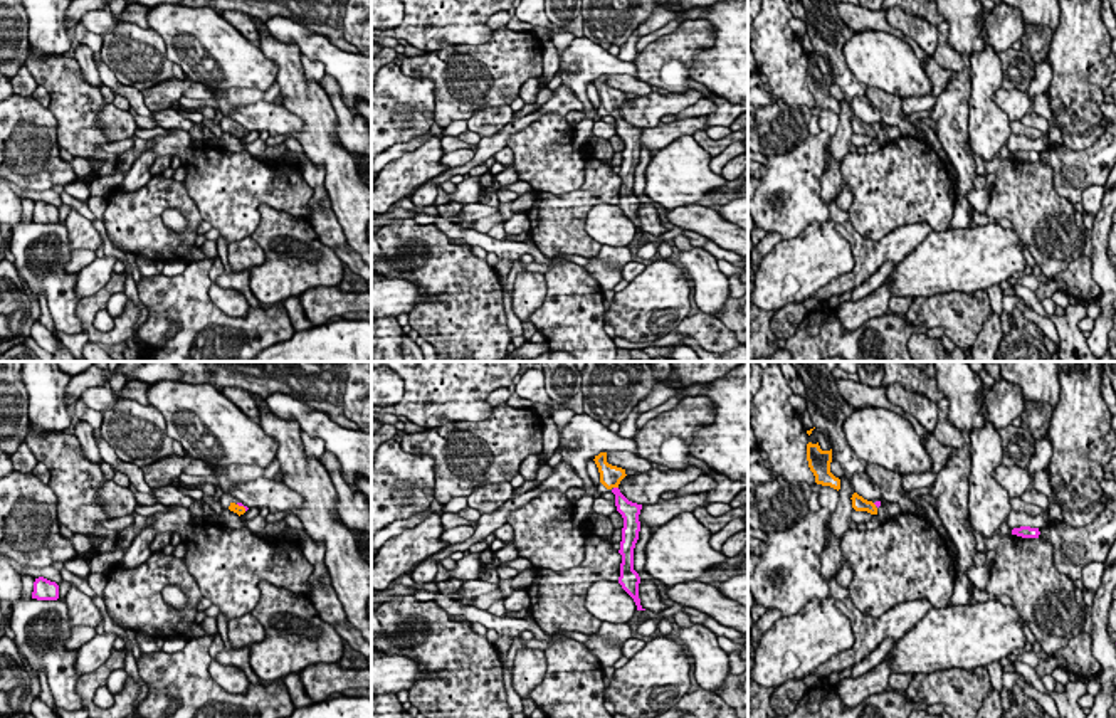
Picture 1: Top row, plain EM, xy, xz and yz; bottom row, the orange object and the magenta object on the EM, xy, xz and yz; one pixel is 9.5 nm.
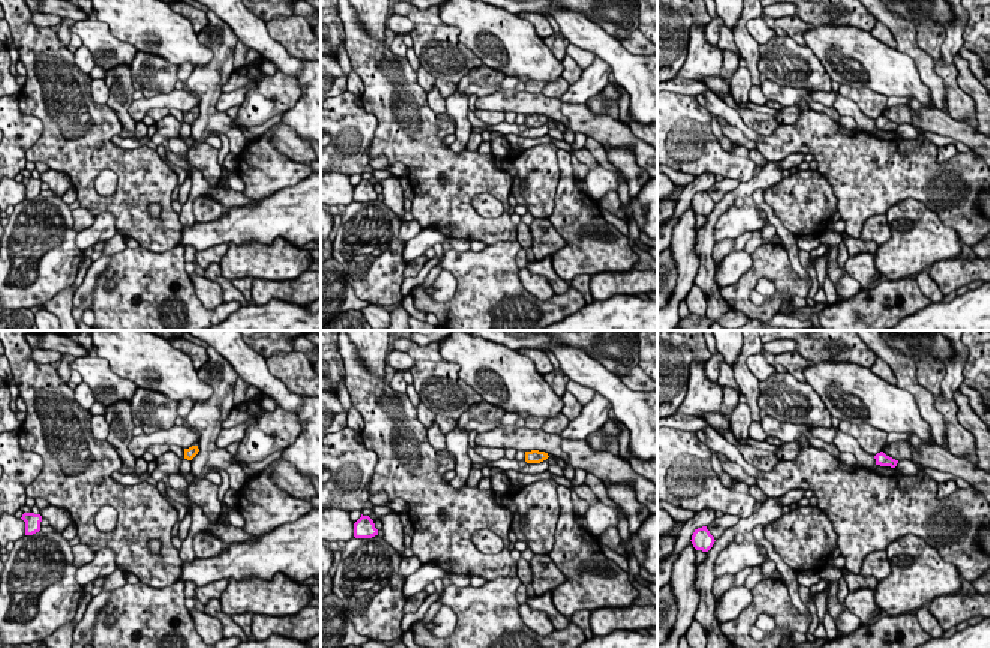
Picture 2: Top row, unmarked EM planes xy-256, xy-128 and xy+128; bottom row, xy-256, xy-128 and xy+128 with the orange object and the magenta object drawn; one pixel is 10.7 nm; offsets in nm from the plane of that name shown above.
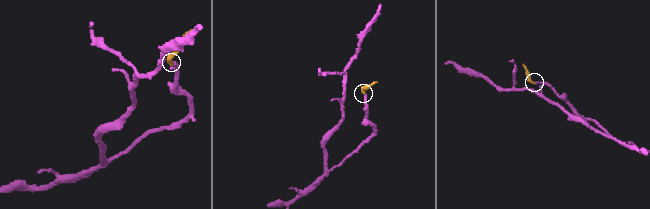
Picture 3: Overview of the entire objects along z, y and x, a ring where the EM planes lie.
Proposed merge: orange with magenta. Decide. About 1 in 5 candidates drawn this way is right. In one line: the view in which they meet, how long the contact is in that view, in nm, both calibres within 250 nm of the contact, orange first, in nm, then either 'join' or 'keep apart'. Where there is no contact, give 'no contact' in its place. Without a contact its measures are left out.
xz | 50 nm | 220/160 nm | join

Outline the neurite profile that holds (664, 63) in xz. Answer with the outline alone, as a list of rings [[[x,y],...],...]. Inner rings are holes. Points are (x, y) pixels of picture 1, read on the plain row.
[[[682,20],[674,32],[661,35],[637,54],[635,77],[669,92],[684,94],[691,91],[687,81],[696,52],[713,49],[714,42],[716,29],[711,22]]]

